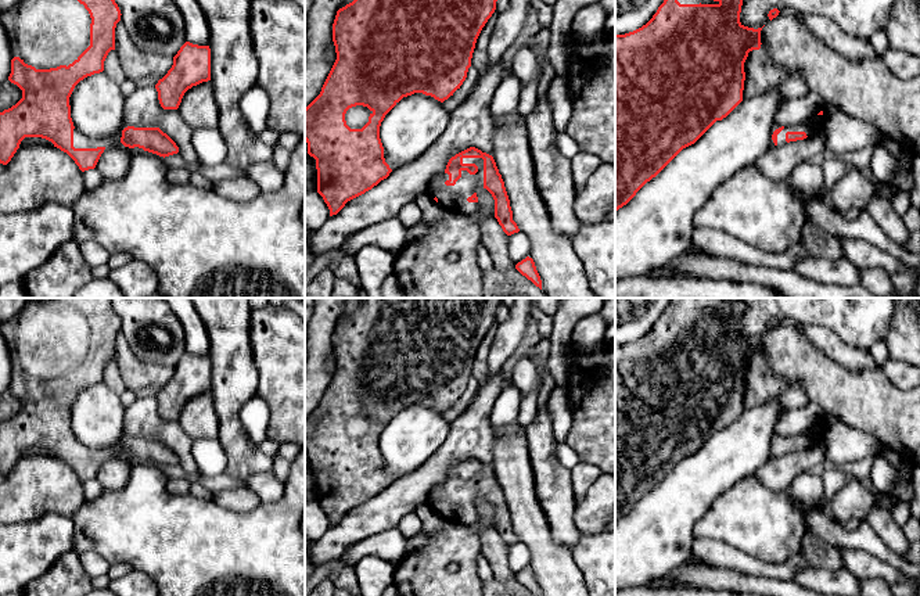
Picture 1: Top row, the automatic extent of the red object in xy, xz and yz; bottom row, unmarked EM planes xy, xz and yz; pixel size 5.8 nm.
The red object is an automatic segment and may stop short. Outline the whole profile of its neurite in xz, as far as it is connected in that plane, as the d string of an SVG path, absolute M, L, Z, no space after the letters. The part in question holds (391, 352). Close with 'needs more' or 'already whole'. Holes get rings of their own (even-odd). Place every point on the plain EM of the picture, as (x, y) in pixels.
M360 298L359 306L337 322L333 334L333 352L337 370L321 398L320 405L305 419L305 452L308 464L316 470L317 503L323 507L330 520L330 527L337 525L348 511L364 505L387 489L392 480L385 473L384 457L380 449L380 437L385 426L403 409L414 403L431 406L443 413L460 399L467 388L477 349L496 320L497 306L502 298Z; needs more

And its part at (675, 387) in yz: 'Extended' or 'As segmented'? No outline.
Extended

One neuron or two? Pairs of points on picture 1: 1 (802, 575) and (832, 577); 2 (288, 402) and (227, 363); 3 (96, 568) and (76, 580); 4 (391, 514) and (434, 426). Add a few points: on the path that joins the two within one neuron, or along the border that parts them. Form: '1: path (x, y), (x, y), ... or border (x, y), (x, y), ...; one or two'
1: path (809, 577), (825, 577); one
2: border (251, 349), (257, 372), (255, 394); two
3: border (78, 555), (81, 566), (90, 578); two
4: border (435, 451), (412, 473), (392, 481); two

